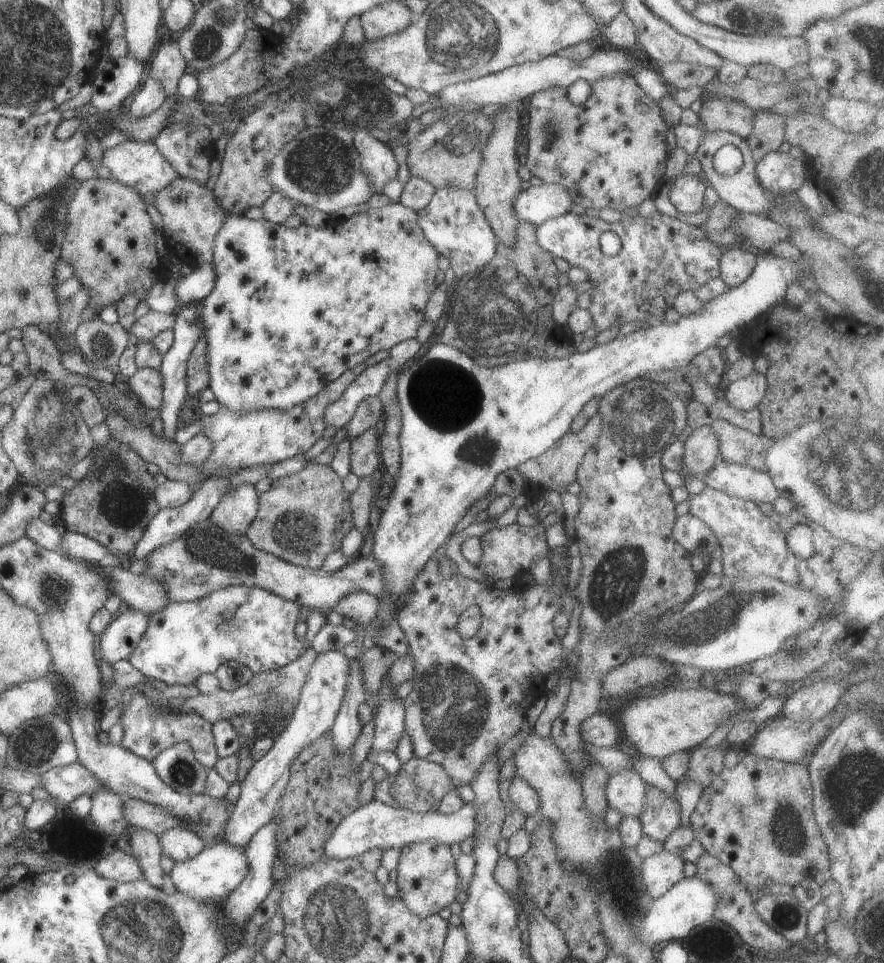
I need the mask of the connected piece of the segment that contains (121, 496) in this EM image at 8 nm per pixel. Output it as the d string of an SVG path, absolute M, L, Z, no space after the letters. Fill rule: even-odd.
M109 438L106 444L100 448L93 446L93 464L89 466L89 470L77 481L79 485L73 486L69 491L65 491L65 495L60 503L59 520L63 524L65 531L84 535L99 545L105 546L111 555L120 558L128 558L134 551L135 544L144 534L145 526L149 520L158 512L159 508L152 500L152 491L156 488L156 484L145 470L144 461L131 448L125 444L120 444Z

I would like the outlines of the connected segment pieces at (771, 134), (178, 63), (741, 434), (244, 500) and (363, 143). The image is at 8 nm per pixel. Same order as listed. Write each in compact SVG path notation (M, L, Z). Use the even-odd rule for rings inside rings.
M763 109L754 112L751 134L746 139L753 160L759 160L765 154L777 151L780 144L784 142L783 124L783 116L769 113Z
M163 42L149 64L150 78L161 84L165 95L175 95L177 82L184 75L186 61L175 42Z
M722 419L713 420L709 428L718 441L719 460L766 473L764 456L773 445L773 438L764 438L761 433L752 434Z
M250 483L231 486L219 498L208 520L218 528L244 535L258 510L258 493Z
M367 127L355 129L352 146L370 192L380 194L385 184L396 178L398 165L391 148L374 139L368 131Z

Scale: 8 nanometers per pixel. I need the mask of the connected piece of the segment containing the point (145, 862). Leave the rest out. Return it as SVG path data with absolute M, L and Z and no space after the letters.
M137 829L131 836L132 858L138 863L142 879L152 888L161 889L163 876L159 858L161 856L160 845L155 834L144 829Z

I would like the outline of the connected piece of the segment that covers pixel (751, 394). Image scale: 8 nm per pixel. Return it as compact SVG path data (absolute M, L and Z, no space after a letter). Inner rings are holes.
M753 371L748 376L737 378L733 383L725 383L721 395L730 406L747 411L762 405L766 389L766 378Z

